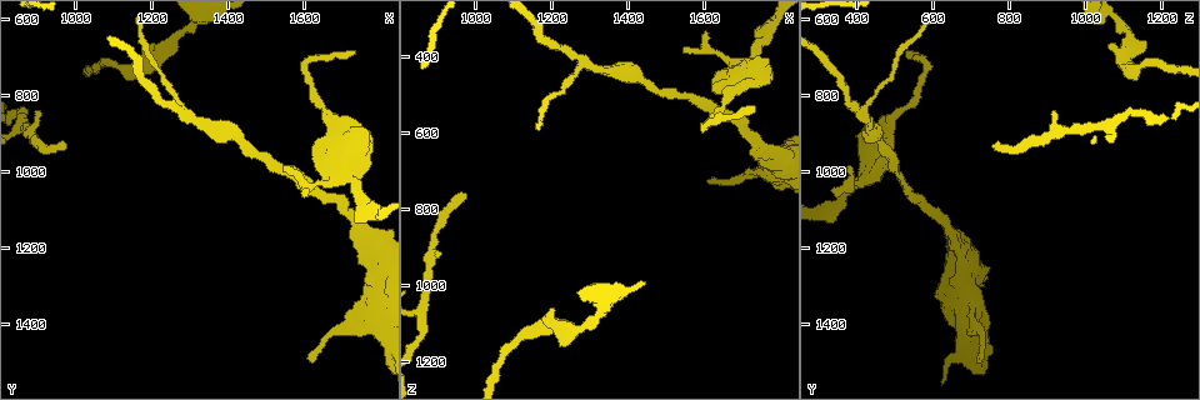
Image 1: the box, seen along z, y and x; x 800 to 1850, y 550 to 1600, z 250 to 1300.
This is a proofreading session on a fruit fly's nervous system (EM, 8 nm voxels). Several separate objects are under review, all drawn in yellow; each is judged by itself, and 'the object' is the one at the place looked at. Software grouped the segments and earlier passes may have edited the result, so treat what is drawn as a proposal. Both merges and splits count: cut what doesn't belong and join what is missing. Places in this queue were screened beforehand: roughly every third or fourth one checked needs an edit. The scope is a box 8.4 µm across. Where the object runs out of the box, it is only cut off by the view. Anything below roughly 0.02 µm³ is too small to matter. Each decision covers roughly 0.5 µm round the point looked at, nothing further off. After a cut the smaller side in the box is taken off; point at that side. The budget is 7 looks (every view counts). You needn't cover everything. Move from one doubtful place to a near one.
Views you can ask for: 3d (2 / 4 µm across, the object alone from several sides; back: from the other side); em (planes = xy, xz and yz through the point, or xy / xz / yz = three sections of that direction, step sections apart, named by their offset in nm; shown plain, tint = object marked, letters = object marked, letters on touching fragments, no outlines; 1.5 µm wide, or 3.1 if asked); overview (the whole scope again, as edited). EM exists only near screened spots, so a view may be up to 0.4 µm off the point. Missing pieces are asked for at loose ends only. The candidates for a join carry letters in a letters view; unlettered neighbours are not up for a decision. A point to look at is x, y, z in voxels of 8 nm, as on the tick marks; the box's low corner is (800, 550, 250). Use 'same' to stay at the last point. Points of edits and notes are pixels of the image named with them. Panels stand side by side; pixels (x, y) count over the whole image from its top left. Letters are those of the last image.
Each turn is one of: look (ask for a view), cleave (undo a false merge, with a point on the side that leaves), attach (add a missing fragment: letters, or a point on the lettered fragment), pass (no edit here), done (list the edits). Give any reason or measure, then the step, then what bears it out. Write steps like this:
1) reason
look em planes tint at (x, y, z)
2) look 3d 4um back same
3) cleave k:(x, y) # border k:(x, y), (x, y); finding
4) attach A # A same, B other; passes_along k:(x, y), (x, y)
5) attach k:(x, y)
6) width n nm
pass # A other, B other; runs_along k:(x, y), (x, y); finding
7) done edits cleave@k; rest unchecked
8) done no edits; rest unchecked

tapers out
look em planes letters at (1600, 1055, 335)

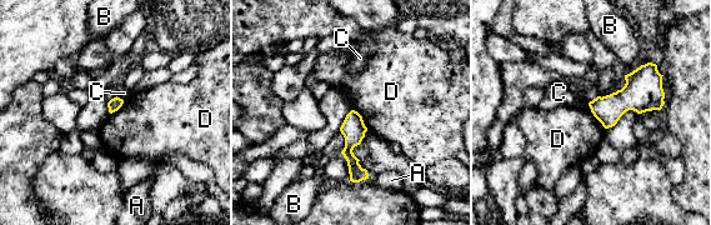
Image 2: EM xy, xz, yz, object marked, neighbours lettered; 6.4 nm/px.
width 80 nm
pass # A other, B other, C other, D other; runs_along 2:(353, 114), (349, 156), (356, 179); no lettered fragment goes on from it

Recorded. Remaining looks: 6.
thick turns thin
look em planes letters at (1285, 840, 415)

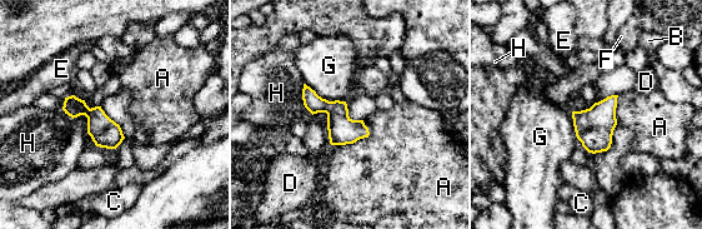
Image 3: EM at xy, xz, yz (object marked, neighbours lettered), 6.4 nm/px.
pass # A other, B other, C other, D other, E other, F other, G other, H other; border 3:(369, 128), (366, 137), (332, 145); continuous, no second neuron

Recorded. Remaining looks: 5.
free end
look em xy step 8 tint at (975, 935, 760)

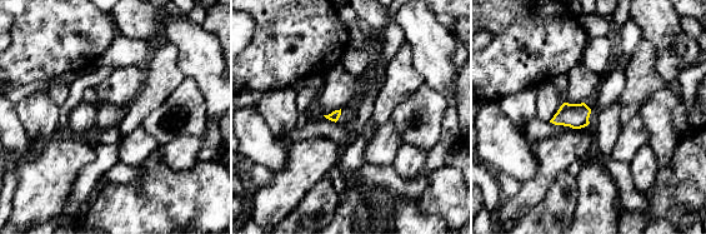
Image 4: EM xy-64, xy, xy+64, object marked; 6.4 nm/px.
look em planes letters same

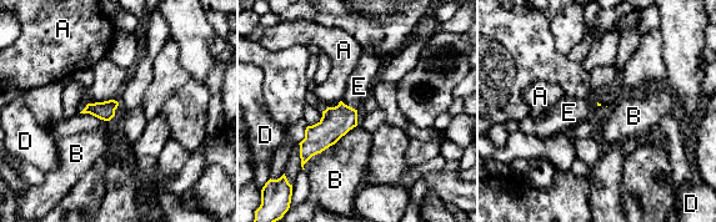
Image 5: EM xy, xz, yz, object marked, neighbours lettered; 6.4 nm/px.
attach E # A other, B other, D other, E same; passes_along 5:(336, 121), (349, 106), (359, 86); the neuron continues

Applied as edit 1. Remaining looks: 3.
done edits attach@5; rest unchecked

